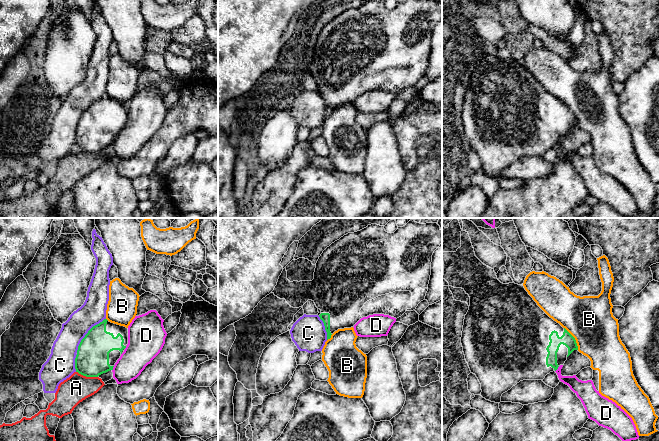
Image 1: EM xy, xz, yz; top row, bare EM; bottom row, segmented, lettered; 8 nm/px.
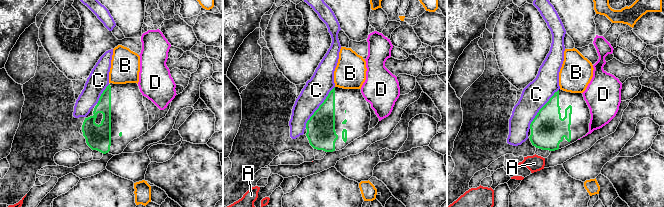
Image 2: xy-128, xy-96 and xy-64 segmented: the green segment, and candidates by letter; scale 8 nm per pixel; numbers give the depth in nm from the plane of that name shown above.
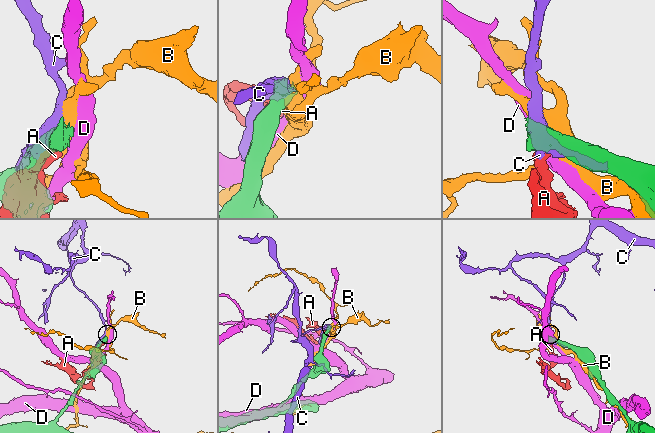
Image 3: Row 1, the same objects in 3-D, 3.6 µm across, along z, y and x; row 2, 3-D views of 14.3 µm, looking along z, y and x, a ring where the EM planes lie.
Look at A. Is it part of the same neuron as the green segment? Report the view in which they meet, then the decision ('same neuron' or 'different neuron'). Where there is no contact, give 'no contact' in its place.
xy | different neuron

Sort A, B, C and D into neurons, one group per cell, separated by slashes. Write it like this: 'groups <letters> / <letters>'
groups A / B / C / D

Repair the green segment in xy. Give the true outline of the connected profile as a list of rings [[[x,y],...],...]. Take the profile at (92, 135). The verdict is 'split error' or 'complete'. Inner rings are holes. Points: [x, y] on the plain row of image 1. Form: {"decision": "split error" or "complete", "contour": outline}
{"decision": "split error", "contour": [[[104,95],[81,116],[75,145],[86,153],[98,153],[113,143],[128,120],[128,104]]]}

